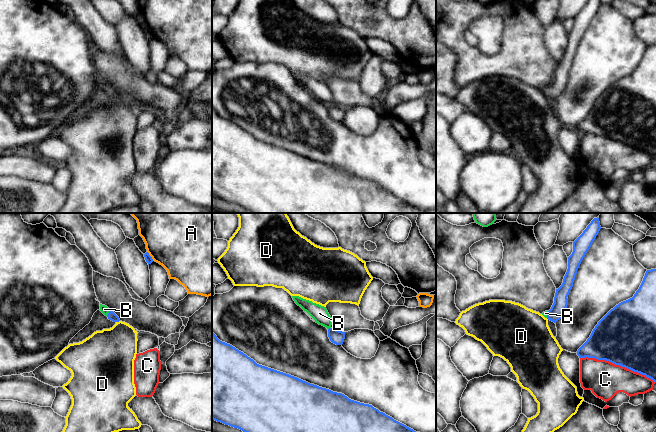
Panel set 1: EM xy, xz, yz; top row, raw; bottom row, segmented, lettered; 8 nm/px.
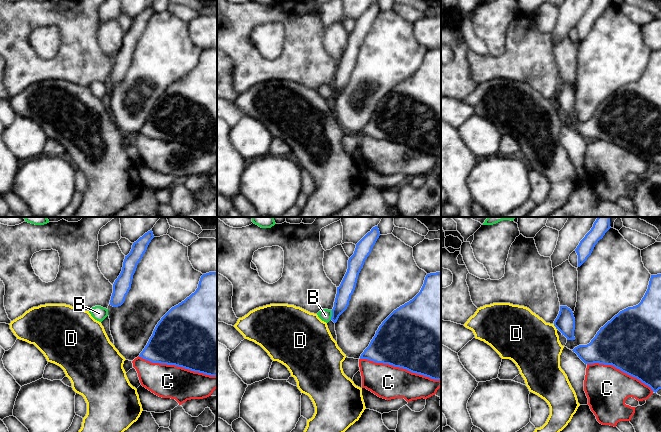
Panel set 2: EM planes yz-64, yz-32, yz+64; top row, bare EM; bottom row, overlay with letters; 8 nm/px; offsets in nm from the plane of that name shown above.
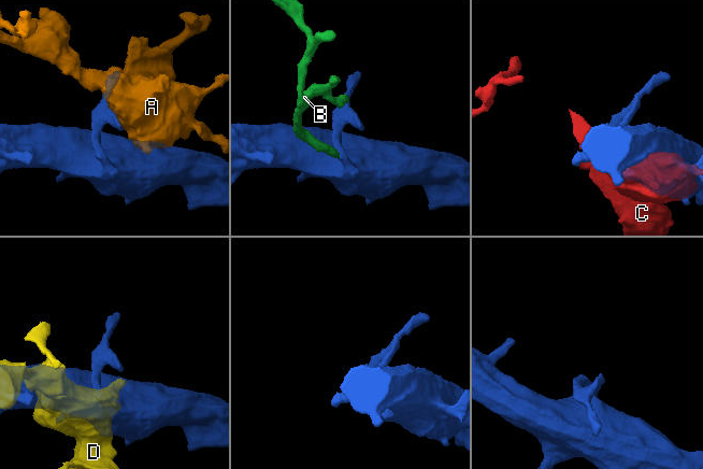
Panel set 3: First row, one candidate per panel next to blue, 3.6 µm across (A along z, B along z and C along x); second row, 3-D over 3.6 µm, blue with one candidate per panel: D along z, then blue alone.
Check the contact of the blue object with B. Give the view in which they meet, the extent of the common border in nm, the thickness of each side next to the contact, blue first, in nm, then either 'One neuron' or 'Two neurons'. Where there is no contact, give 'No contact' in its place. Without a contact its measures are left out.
Touches blue in xy. Shared border 60 nm. Thickness 70 nm (blue) against 70 nm. One neuron

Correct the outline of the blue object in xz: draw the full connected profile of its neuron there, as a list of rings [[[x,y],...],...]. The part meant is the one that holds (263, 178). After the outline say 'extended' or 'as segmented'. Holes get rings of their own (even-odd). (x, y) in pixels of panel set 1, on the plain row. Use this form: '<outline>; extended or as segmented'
[[[213,108],[212,195],[238,204],[251,213],[436,213],[436,209],[416,208],[372,181],[259,141],[232,121],[220,117]]]; as segmented

